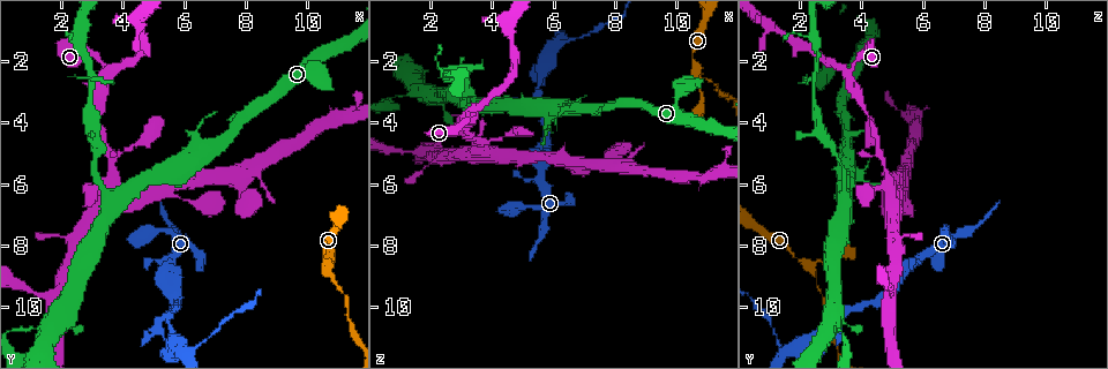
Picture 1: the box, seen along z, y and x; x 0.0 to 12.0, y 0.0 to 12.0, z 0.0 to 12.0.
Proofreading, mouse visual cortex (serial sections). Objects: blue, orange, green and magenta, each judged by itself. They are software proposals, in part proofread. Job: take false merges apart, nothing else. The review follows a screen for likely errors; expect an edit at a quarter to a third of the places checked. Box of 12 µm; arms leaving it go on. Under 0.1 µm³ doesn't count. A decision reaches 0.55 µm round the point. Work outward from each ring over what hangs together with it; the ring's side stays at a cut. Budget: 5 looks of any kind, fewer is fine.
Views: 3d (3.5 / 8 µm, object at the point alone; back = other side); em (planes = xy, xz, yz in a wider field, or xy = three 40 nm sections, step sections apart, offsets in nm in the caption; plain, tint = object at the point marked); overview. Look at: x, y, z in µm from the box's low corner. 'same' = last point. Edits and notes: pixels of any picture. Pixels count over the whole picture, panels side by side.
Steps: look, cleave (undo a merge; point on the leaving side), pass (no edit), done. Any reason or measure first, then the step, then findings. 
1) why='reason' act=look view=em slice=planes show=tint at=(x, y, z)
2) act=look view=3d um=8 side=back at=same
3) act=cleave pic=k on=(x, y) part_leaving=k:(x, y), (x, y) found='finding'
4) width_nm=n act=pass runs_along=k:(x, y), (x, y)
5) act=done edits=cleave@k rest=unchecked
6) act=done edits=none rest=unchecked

why='calibre changes' act=look view=3d um=3.5 at=(3.1, 5.9, 3.5)

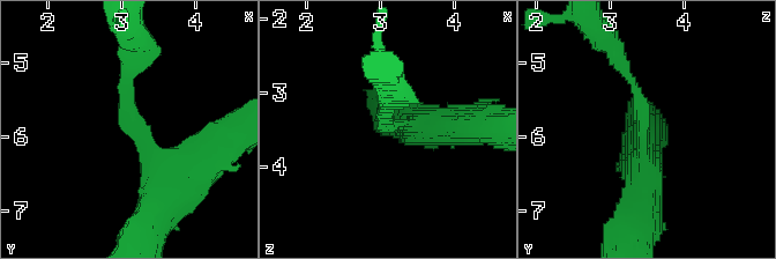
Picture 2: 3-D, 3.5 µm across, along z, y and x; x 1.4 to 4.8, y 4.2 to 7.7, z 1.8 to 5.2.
arm_widths_nm=150,500 act=look view=em slice=xy step=1 show=tint at=(3.05, 5.80, 3.45)

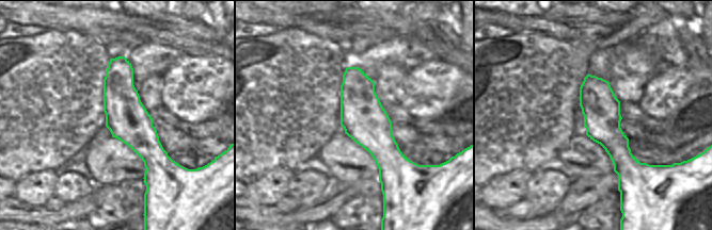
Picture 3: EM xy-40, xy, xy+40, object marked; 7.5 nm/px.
act=pass runs_along=3:(120, 59), (148, 181) found='continuous, no second cell'

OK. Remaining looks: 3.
why='sudden change in width' act=look view=3d um=3.5 at=(2.9, 3.1, 2.5)

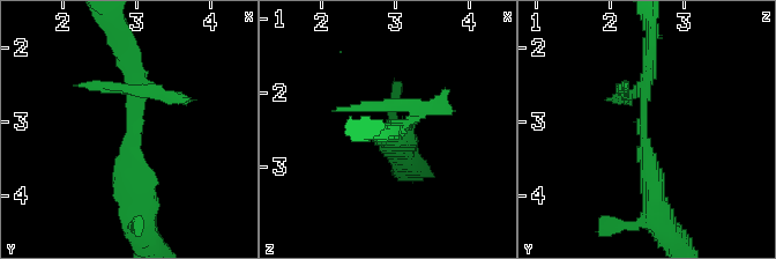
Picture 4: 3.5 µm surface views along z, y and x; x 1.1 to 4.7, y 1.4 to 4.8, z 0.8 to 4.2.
why='now the EM' act=look view=em slice=xy step=2 show=tint at=(2.95, 3.05, 2.50)

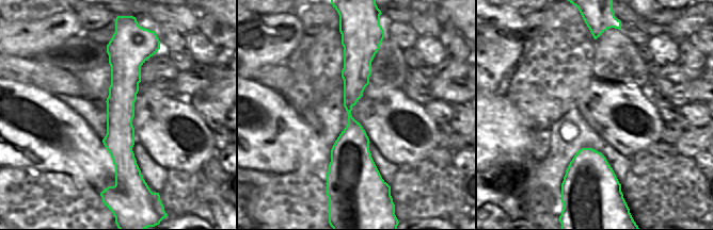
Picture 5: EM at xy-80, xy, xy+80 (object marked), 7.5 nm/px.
act=look view=em slice=xy step=1 show=tint at=same

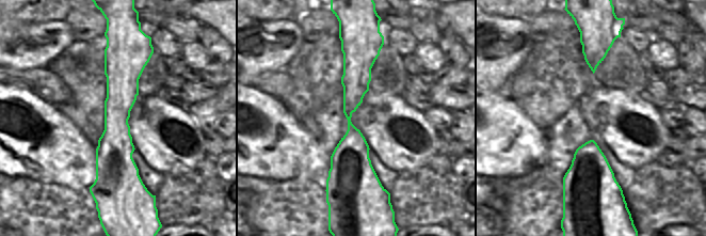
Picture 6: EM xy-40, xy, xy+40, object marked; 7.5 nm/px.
width_nm=240 act=pass runs_along=4:(140, 200), (129, 51) found='all the same cell'

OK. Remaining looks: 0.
act=done edits=none rest=unchecked

